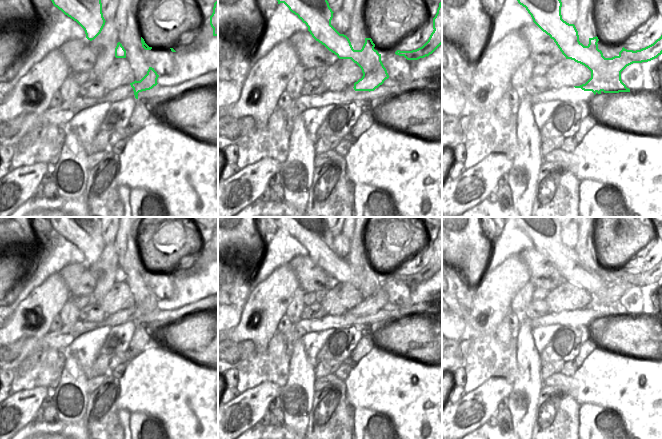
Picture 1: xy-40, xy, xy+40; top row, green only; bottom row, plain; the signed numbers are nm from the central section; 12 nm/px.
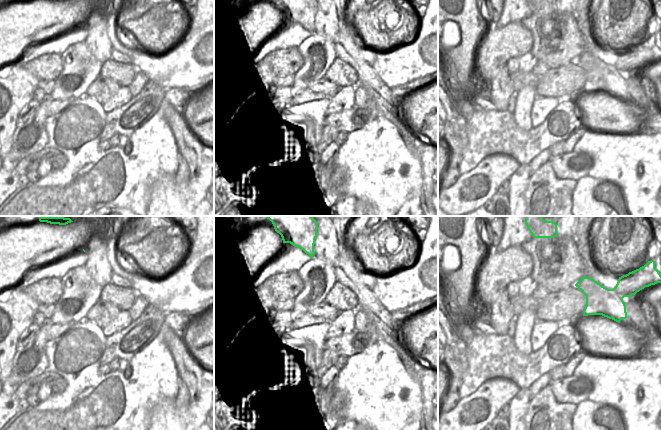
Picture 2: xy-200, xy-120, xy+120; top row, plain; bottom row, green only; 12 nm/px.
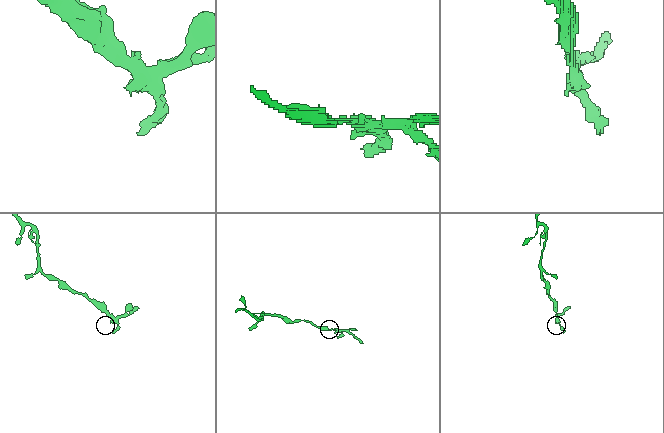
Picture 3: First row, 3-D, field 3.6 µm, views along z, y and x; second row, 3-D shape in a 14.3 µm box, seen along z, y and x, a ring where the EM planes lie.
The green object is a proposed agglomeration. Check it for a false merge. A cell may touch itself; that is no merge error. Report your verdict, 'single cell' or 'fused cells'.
fused cells

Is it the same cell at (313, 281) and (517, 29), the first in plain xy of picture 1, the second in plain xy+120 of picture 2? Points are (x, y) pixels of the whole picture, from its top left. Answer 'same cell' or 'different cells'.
different cells

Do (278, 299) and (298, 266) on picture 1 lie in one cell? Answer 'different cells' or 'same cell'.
different cells

